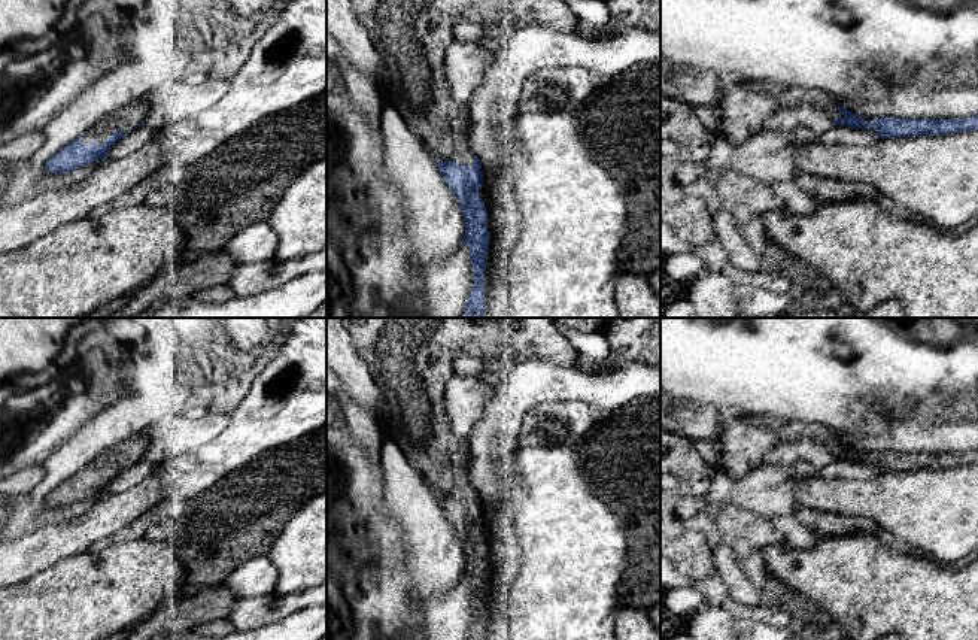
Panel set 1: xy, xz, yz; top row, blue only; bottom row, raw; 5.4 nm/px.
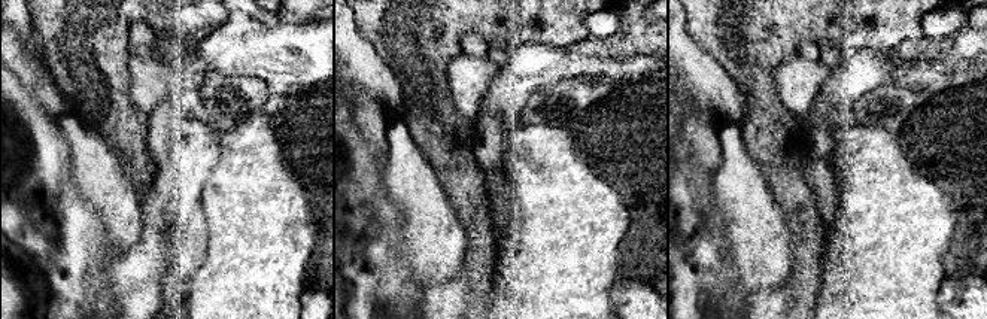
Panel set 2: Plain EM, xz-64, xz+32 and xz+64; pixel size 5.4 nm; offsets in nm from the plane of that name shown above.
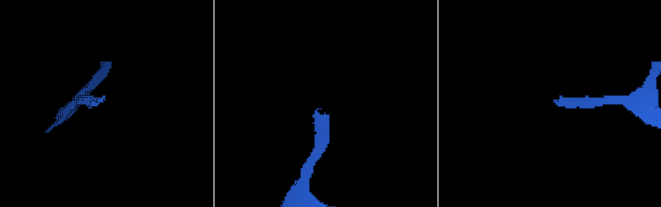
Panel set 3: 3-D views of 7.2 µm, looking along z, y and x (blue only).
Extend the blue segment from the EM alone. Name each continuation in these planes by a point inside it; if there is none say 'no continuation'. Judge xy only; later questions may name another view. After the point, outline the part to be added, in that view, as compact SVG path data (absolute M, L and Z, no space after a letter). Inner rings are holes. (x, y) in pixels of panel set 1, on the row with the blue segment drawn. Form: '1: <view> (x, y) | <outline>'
1: xy (127, 118) | M139 98L94 124L82 136L83 143L91 145L95 142L97 145L103 145L104 140L109 139L118 128L128 134L146 118L148 112L148 101L145 98Z

